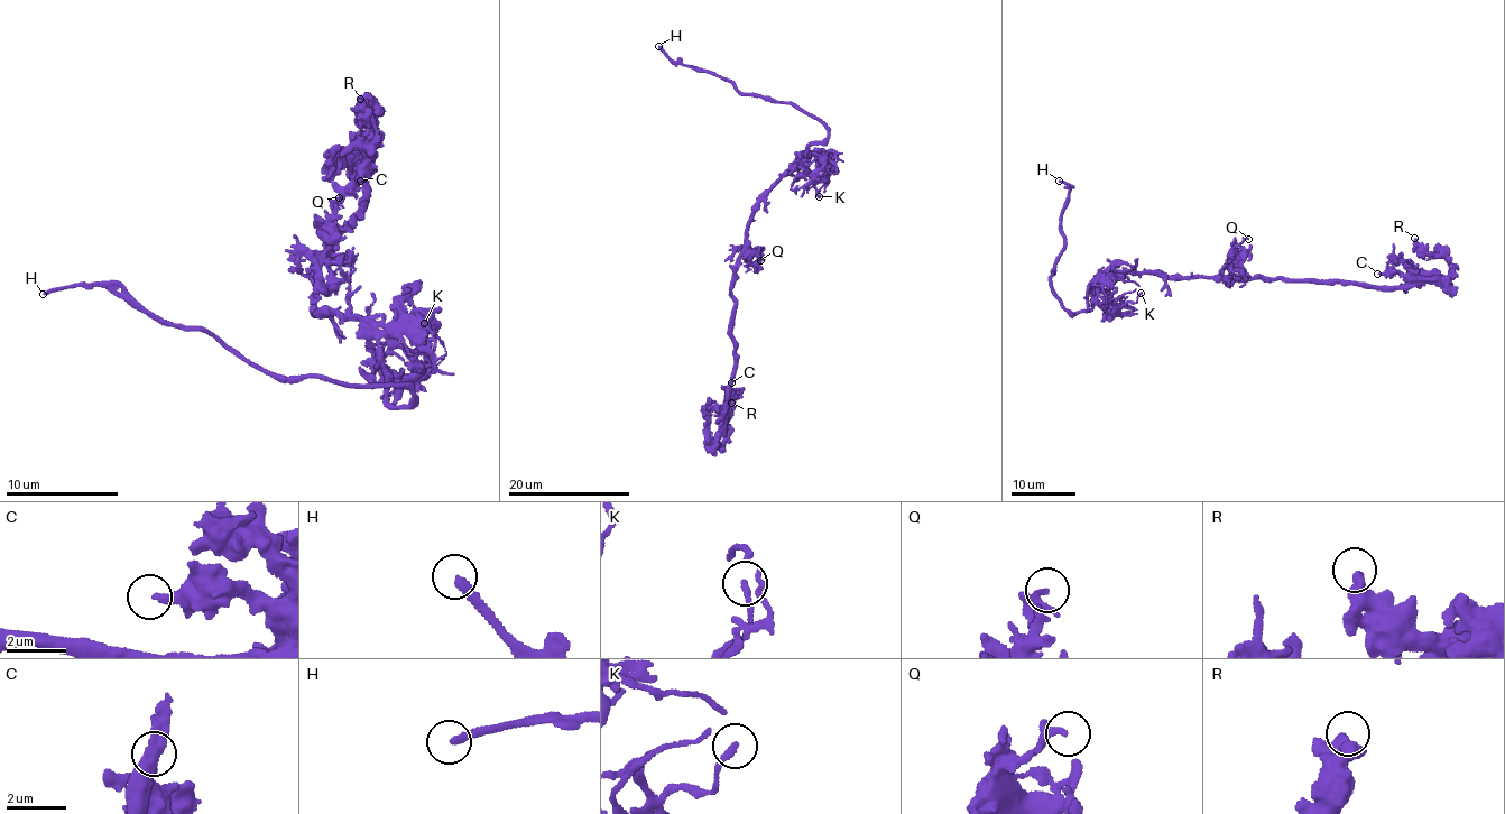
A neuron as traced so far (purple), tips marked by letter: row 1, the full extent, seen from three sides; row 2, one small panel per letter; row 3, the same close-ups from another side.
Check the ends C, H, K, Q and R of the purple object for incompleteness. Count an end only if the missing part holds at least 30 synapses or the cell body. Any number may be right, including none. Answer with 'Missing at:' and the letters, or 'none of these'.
Missing at: H

